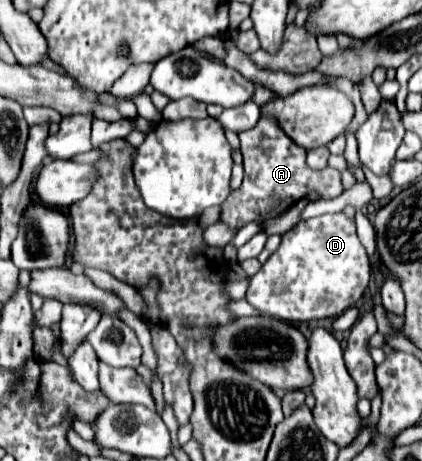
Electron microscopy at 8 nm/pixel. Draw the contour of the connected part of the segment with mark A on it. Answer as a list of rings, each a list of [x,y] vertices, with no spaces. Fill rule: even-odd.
[[[262,118],[252,130],[240,132],[240,150],[244,156],[244,182],[238,190],[234,190],[222,204],[222,218],[228,226],[232,228],[242,228],[248,222],[264,222],[270,218],[280,216],[284,210],[288,210],[288,206],[292,206],[294,202],[298,202],[300,198],[304,198],[306,194],[310,194],[312,190],[320,194],[320,198],[336,198],[344,192],[342,180],[340,180],[340,170],[336,168],[322,168],[322,170],[312,170],[306,164],[306,150],[296,146],[282,130],[280,126],[276,126],[274,118]]]

